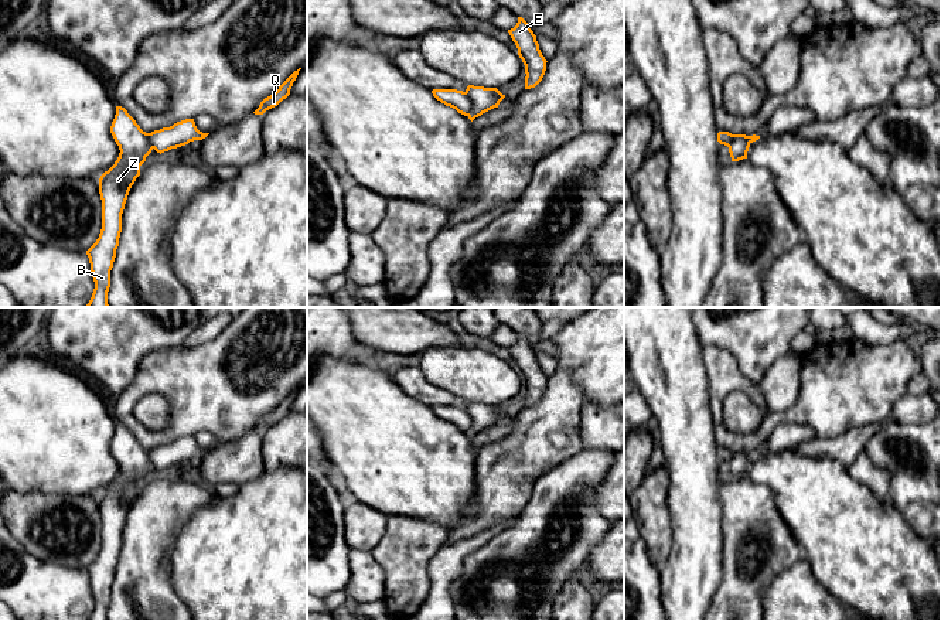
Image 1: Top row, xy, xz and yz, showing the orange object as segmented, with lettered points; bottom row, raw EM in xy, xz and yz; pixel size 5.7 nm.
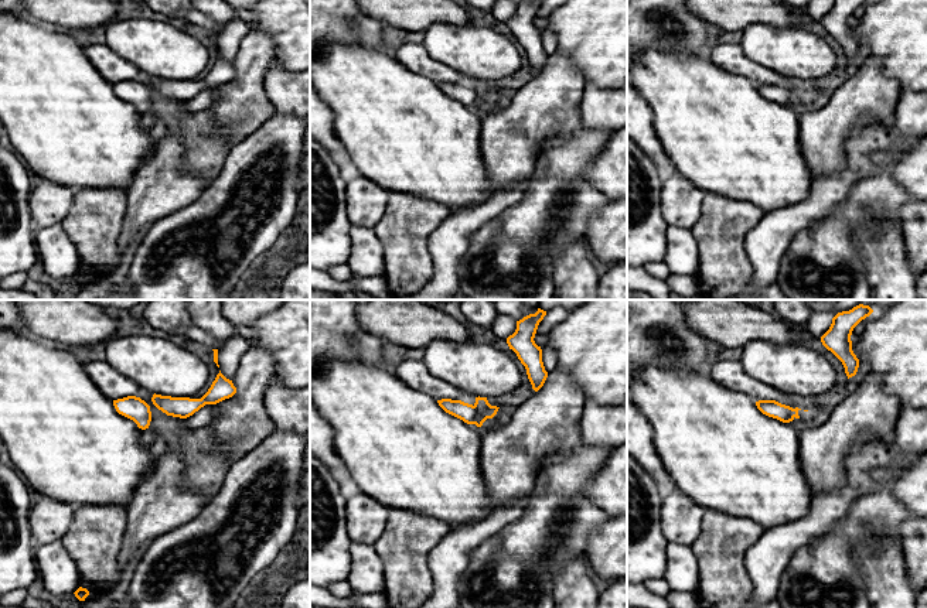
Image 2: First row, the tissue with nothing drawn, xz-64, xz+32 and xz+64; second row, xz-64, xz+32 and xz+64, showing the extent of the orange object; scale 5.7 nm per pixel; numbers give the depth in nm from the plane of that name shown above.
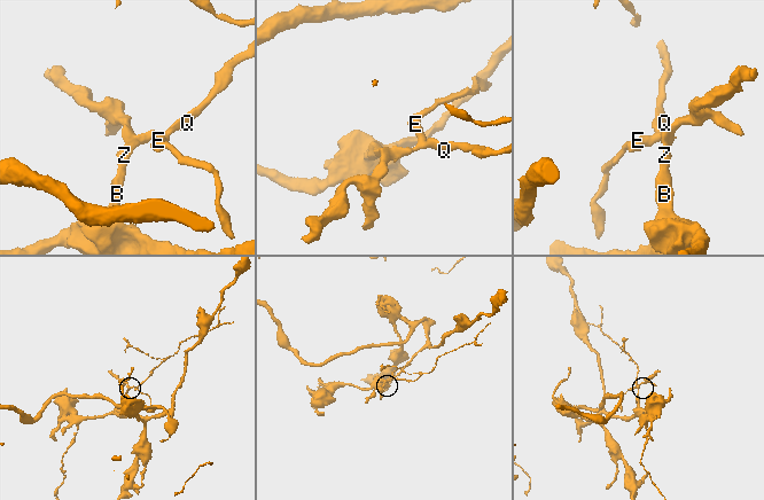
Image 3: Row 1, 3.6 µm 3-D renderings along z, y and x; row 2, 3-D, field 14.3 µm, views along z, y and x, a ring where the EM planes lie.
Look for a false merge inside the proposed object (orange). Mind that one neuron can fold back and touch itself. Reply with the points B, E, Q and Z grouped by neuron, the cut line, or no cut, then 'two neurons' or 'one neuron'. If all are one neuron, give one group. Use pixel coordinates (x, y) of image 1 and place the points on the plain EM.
B Z / E Q; cut in xz along (464, 409), (471, 421), (471, 431), (469, 433); two neurons

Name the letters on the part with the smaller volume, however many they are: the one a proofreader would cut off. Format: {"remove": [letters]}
{"remove": ["E", "Q"]}

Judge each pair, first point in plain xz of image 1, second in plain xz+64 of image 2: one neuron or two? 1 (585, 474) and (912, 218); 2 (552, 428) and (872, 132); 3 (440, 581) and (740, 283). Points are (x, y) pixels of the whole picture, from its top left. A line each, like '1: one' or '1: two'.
1: two
2: two
3: two

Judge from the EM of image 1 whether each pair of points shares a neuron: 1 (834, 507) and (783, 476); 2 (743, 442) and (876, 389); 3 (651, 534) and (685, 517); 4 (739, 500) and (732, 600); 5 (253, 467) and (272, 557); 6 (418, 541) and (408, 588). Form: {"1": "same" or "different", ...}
{"1": "same", "2": "same", "3": "different", "4": "same", "5": "different", "6": "same"}

